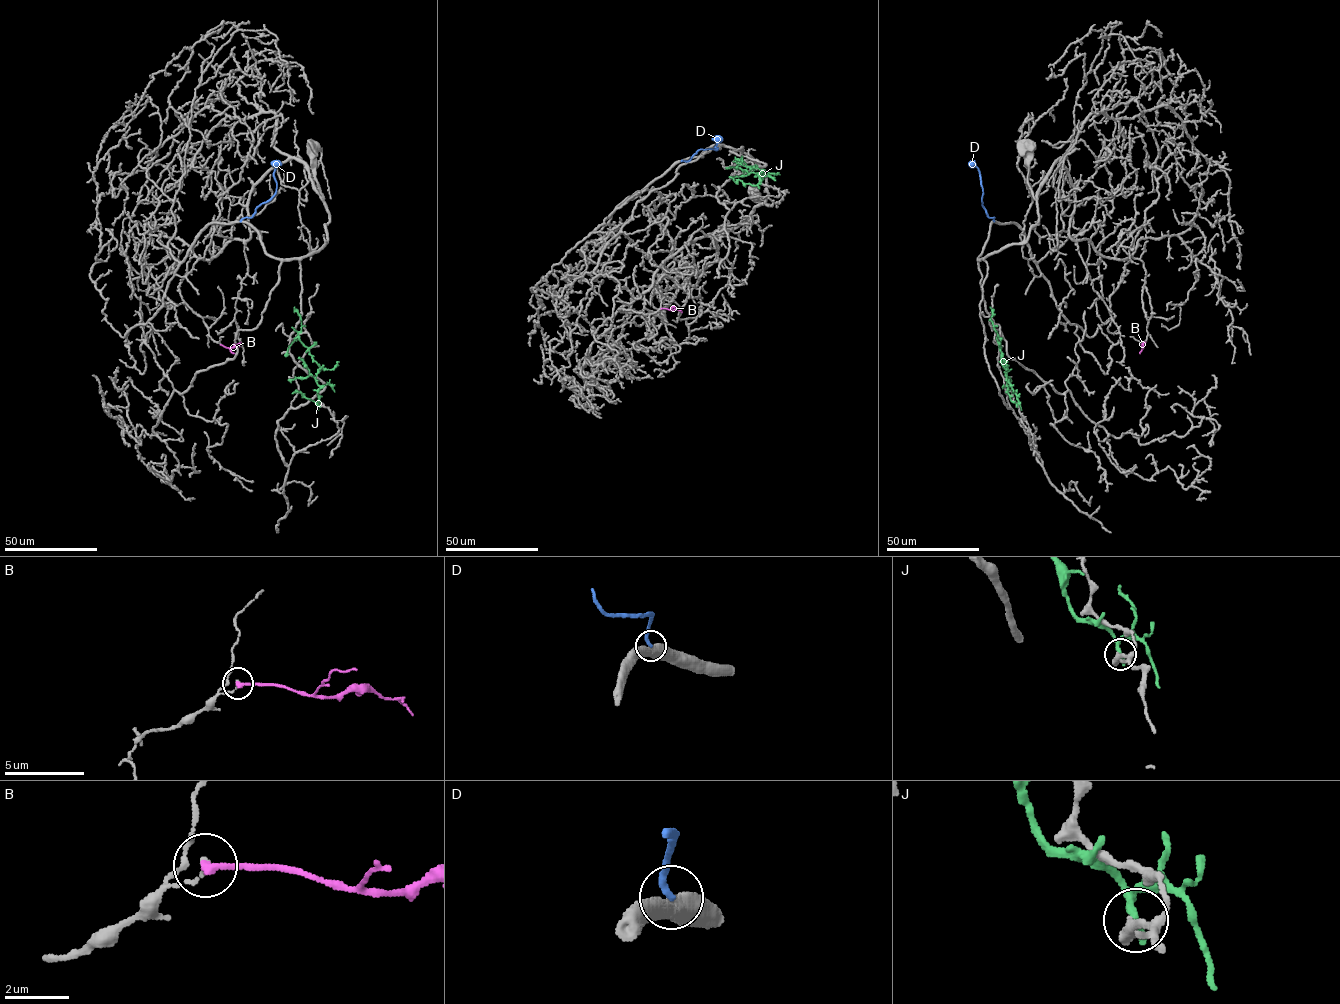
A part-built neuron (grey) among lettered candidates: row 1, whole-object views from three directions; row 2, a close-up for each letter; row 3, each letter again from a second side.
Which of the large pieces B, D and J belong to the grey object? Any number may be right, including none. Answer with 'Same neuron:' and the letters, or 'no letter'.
Same neuron: no letter

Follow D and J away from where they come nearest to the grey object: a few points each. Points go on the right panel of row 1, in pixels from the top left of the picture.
D: (994, 221), (982, 206), (979, 172), (969, 162)
J: (1017, 405), (1007, 392), (1007, 370), (1002, 364), (990, 307)

